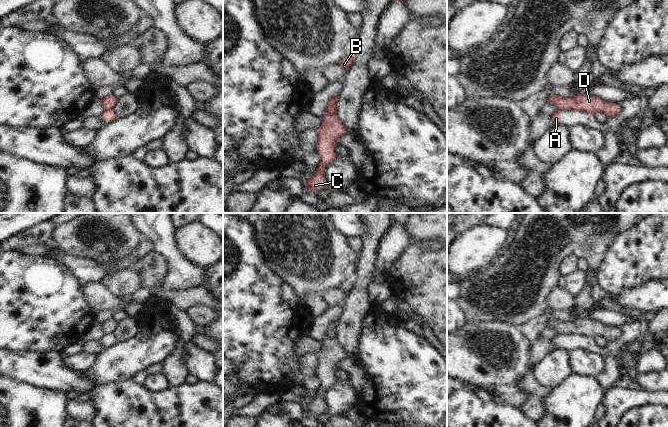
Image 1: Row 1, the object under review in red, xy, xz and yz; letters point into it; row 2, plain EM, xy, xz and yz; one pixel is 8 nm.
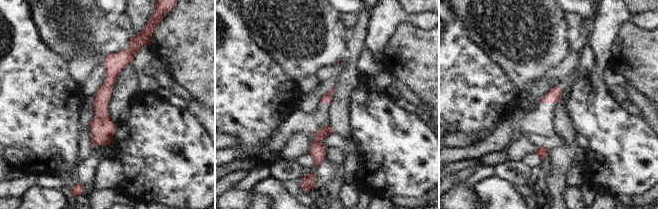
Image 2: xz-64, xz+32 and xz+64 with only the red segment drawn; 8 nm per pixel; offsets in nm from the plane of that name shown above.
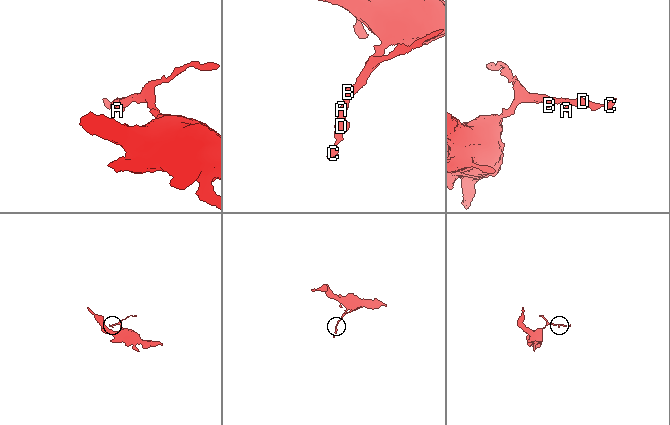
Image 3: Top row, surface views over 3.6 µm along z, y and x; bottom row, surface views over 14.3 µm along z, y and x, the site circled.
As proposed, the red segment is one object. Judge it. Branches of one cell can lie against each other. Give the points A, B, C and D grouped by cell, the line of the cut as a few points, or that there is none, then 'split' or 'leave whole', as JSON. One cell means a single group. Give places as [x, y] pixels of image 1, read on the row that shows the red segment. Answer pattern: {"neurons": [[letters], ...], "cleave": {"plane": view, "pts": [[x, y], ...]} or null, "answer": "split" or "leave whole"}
{"neurons": [["A", "B", "C", "D"]], "cleave": null, "answer": "leave whole"}

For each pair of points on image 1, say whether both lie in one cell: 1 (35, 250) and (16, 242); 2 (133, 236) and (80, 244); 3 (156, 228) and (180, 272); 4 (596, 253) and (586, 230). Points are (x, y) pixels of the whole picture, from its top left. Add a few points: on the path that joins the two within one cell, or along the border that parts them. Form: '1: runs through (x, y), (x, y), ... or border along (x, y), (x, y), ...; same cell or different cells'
1: border along (45, 243), (15, 250); different cells
2: runs through (120, 237), (100, 237), (93, 241); same cell
3: runs through (163, 239), (164, 244), (176, 261); same cell
4: runs through (593, 247), (589, 236); same cell

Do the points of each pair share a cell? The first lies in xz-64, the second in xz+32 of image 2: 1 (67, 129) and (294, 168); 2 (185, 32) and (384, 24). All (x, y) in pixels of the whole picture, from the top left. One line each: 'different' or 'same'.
1: different
2: different

